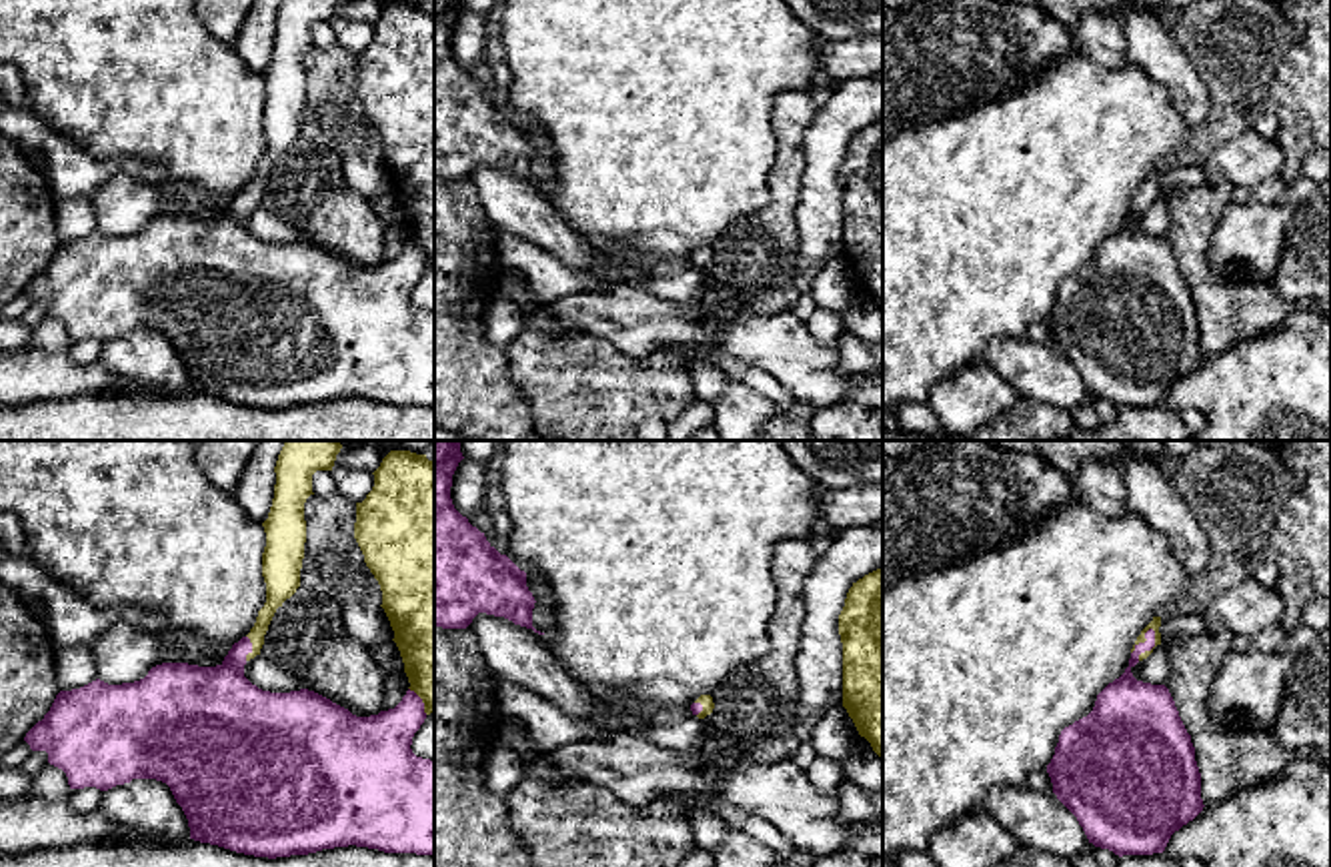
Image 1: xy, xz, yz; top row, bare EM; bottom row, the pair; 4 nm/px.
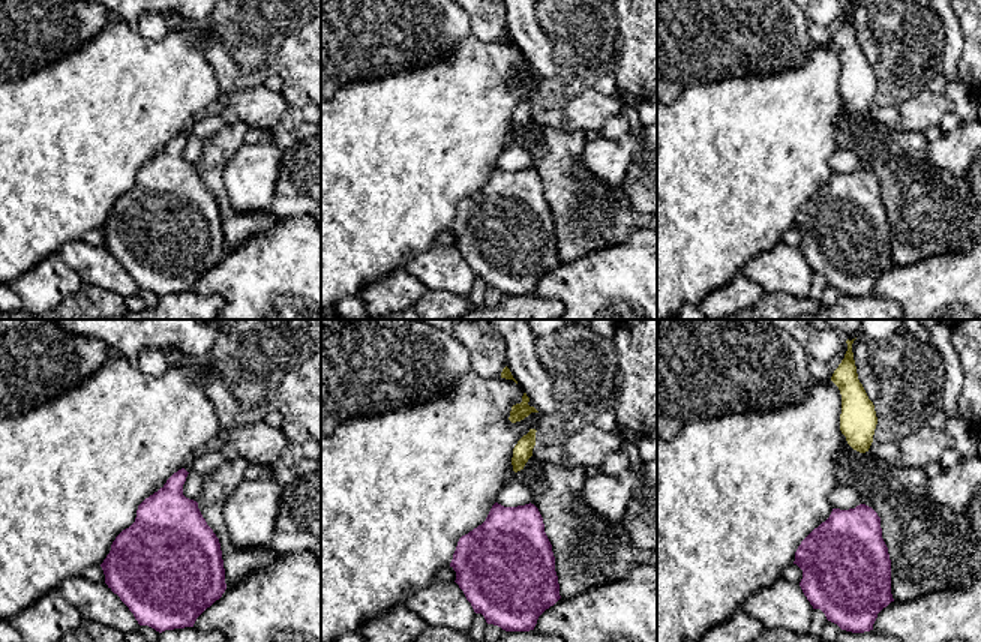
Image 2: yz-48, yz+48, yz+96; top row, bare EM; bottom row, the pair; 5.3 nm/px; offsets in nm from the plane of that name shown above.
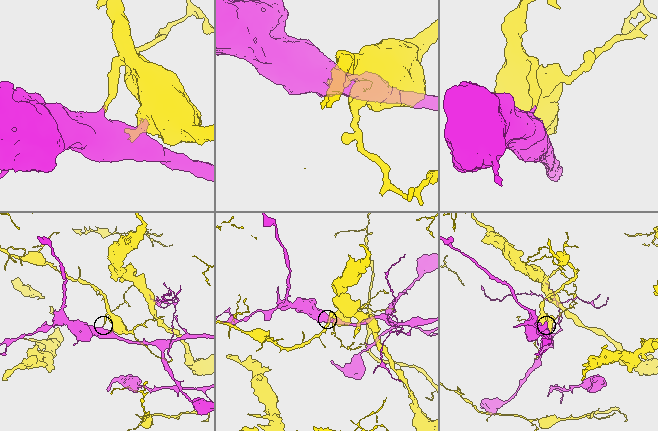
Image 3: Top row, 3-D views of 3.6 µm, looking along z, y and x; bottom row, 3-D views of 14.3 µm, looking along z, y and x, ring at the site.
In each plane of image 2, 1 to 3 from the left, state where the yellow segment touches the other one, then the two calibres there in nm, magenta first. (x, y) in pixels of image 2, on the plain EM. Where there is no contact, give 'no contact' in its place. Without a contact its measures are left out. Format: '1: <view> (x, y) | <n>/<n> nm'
1: no contact
2: no contact
3: no contact

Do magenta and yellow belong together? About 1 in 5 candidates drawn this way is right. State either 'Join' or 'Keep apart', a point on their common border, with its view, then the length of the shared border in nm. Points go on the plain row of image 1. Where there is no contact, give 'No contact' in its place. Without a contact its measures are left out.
Keep apart. Touches magenta at yz (1153, 197). Shared border 150 nm

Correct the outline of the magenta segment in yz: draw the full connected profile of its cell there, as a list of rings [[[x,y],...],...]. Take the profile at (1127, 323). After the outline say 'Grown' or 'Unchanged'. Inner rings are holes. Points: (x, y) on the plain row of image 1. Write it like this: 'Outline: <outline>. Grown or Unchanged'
Outline: [[[1155,182],[1135,196],[1125,224],[1109,234],[1093,262],[1065,278],[1047,316],[1057,350],[1077,368],[1089,394],[1115,406],[1163,404],[1171,386],[1203,362],[1195,298],[1165,236],[1137,232],[1131,220],[1155,198]]]. Unchanged

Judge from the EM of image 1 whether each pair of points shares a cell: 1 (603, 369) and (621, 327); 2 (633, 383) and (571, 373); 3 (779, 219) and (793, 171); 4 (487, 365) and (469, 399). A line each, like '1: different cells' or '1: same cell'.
1: different cells
2: same cell
3: same cell
4: same cell

